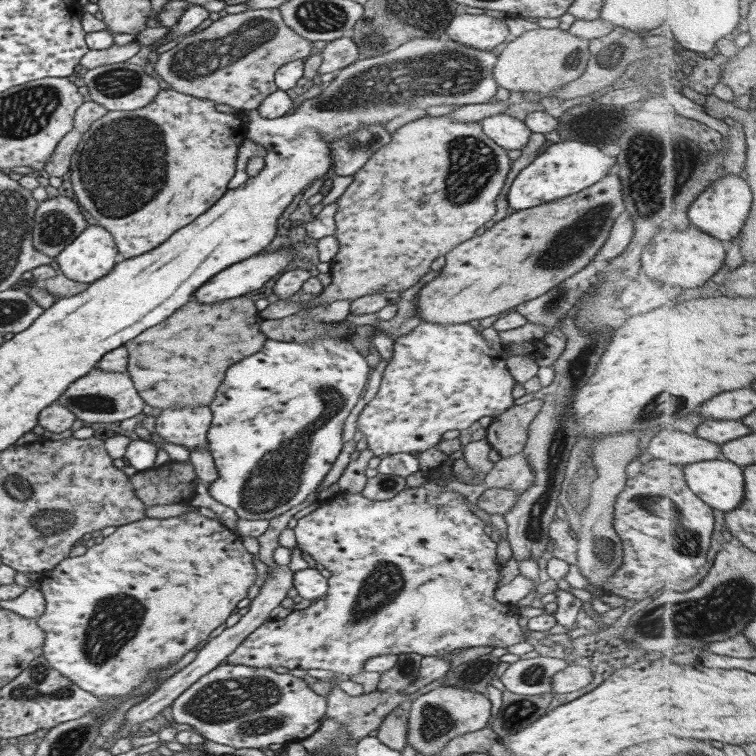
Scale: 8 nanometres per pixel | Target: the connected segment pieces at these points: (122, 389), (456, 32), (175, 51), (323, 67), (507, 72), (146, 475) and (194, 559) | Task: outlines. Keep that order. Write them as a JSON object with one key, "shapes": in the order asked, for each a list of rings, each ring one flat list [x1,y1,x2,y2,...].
{"shapes":[[[93,369,85,376,81,376,72,382,59,394,55,402,58,406,65,406,70,412,75,414,76,419,83,422,95,424,120,422,122,420,133,418,143,410,144,403,129,373,109,372]],[[483,14,455,15,448,22,445,31,449,39,456,43,490,51,510,37,504,19]],[[278,8,263,10,245,10,239,13,224,12,213,17,206,28,189,36,183,36,176,42,158,51,154,71,169,88,199,98,207,98,214,104,227,104,238,112,246,112,257,108,267,95,276,91,275,72,293,60,305,60,309,54,311,42,295,34,291,28,283,24]],[[341,37,325,43,321,49,319,74,333,73,358,60,359,52,355,41,350,37]],[[558,27,525,31,518,37,511,37,501,50,492,69,494,81,511,92,533,92,540,98,551,97,551,92,583,74,589,58,587,44,587,39,571,36]],[[172,461,159,467,137,471,129,480,134,495,145,506,188,501,199,482,191,464]],[[197,511,185,512,180,516,165,519,143,517,129,524,122,524,115,528,113,534,105,536,103,542,87,544,84,554,75,557,67,556,51,570,39,574,39,591,43,593,45,601,44,611,36,618,36,623,40,629,43,629,44,634,41,657,47,660,47,663,61,676,97,698,109,696,113,699,115,696,125,696,131,690,138,688,148,678,151,670,161,668,163,664,175,663,189,650,197,649,205,643,209,632,223,625,237,602,246,597,247,588,253,582,255,582,253,555,243,548,241,537,231,532,219,521,202,516]]]}

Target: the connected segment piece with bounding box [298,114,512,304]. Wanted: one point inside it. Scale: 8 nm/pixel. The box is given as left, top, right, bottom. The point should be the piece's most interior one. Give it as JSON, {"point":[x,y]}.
{"point":[433,185]}

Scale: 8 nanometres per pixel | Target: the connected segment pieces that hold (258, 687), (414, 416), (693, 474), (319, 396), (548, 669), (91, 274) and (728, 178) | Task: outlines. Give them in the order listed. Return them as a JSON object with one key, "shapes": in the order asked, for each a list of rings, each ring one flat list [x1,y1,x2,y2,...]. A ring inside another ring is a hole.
{"shapes":[[[223,664,211,669,185,689,171,704,171,718,179,724,188,724,203,739,233,748,262,748,269,744,285,744,304,740,319,728,327,710,326,697,315,693,303,680,278,674,271,669]],[[421,321,405,336,395,338,391,358,386,363,379,388,355,422,368,450,379,454,416,454,435,447,442,435,448,431,461,431,484,416,495,417,513,407,513,386,515,380,505,368,505,354,489,345,480,332,468,323,431,324]],[[711,459,684,466,687,483,719,514,739,508,746,498,745,468,729,459]],[[266,338,263,346,255,354,246,356,229,366,224,372,221,384,215,390,213,400,207,405,212,415,211,425,206,435,208,451,218,475,218,478,207,486,207,491,211,498,220,502,223,506,231,508,241,520,269,520,295,505,301,507,302,502,323,481,333,462,337,459,337,455,342,450,341,432,343,422,351,412,354,404,357,403,358,396,361,396,363,384,368,380,367,372,369,372,369,367,365,363,364,357,357,353,349,340,344,340,343,338,317,338,317,340,307,343,295,342,295,340,269,340]],[[538,656,518,659,509,664,499,677,507,691,520,695,551,693,555,672,567,666,565,659]],[[86,225,86,227,71,241,57,256,54,262,57,263,61,275,80,283,92,283,111,271,117,259,117,249,111,238,111,233,107,232,99,225]],[[728,173,699,195,699,198,690,206,688,216,691,226,695,226,695,228,707,232,708,235,719,240,731,241,742,234,753,206,754,192,746,175]]]}

